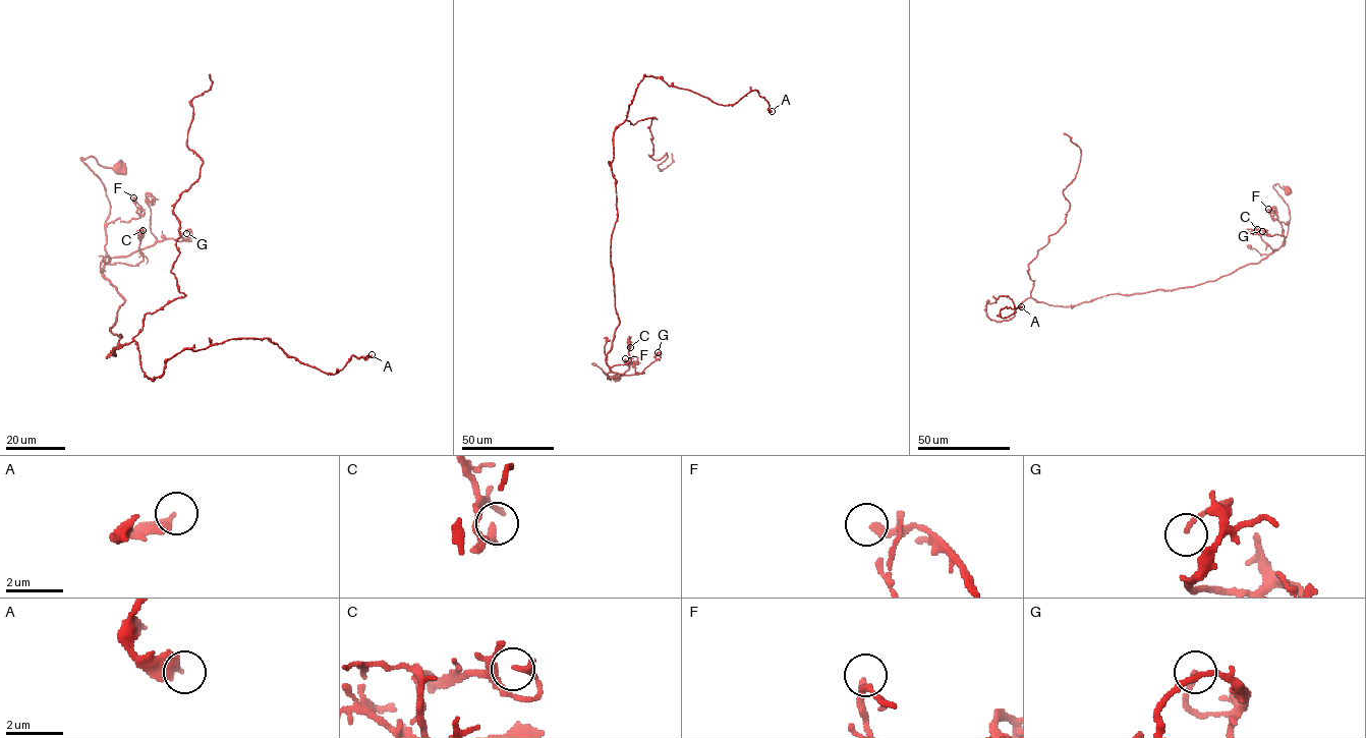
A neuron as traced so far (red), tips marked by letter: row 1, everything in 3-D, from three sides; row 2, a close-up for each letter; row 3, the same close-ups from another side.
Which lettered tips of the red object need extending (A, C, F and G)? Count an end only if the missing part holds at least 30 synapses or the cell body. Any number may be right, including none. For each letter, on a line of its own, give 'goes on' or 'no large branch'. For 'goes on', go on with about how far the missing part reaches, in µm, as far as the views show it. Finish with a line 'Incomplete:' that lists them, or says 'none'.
A: no large branch
C: no large branch
F: no large branch
G: no large branch
Incomplete: none

